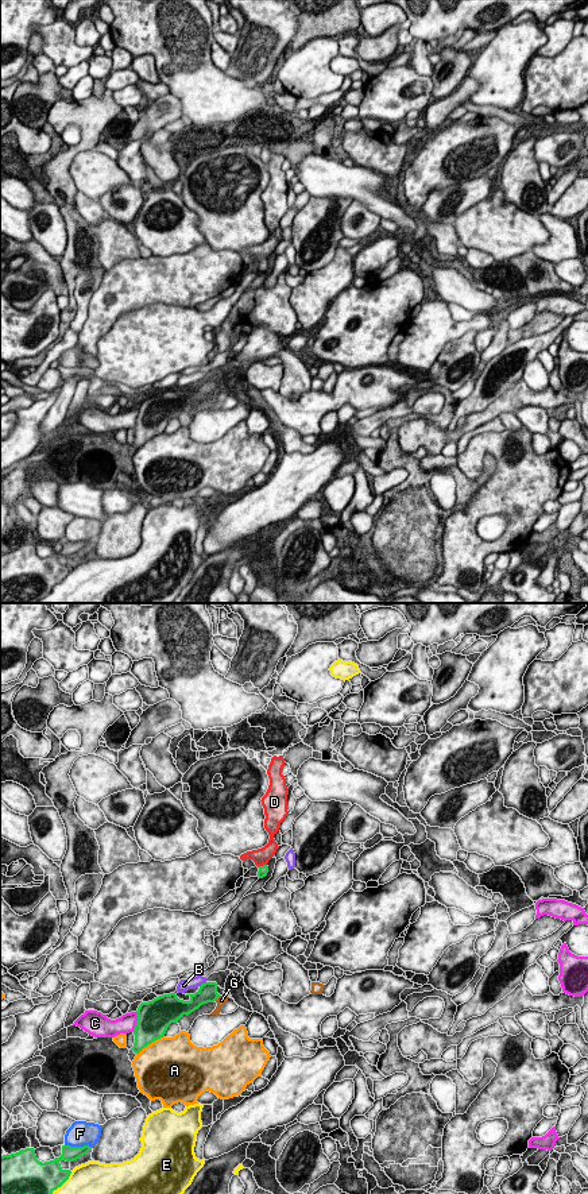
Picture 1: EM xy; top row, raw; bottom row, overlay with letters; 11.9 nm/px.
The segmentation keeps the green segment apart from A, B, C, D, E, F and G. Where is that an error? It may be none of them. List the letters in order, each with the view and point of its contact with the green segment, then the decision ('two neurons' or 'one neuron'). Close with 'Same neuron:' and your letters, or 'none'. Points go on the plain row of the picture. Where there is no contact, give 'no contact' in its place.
A: xy (150, 439) | two neurons
B: xy (202, 379) | two neurons
C: xy (136, 417) | two neurons
D: xy (263, 261) | one neuron
E: xy (54, 584) | two neurons
F: xy (78, 543) | two neurons
G: xy (217, 393) | two neurons
Same neuron: D

